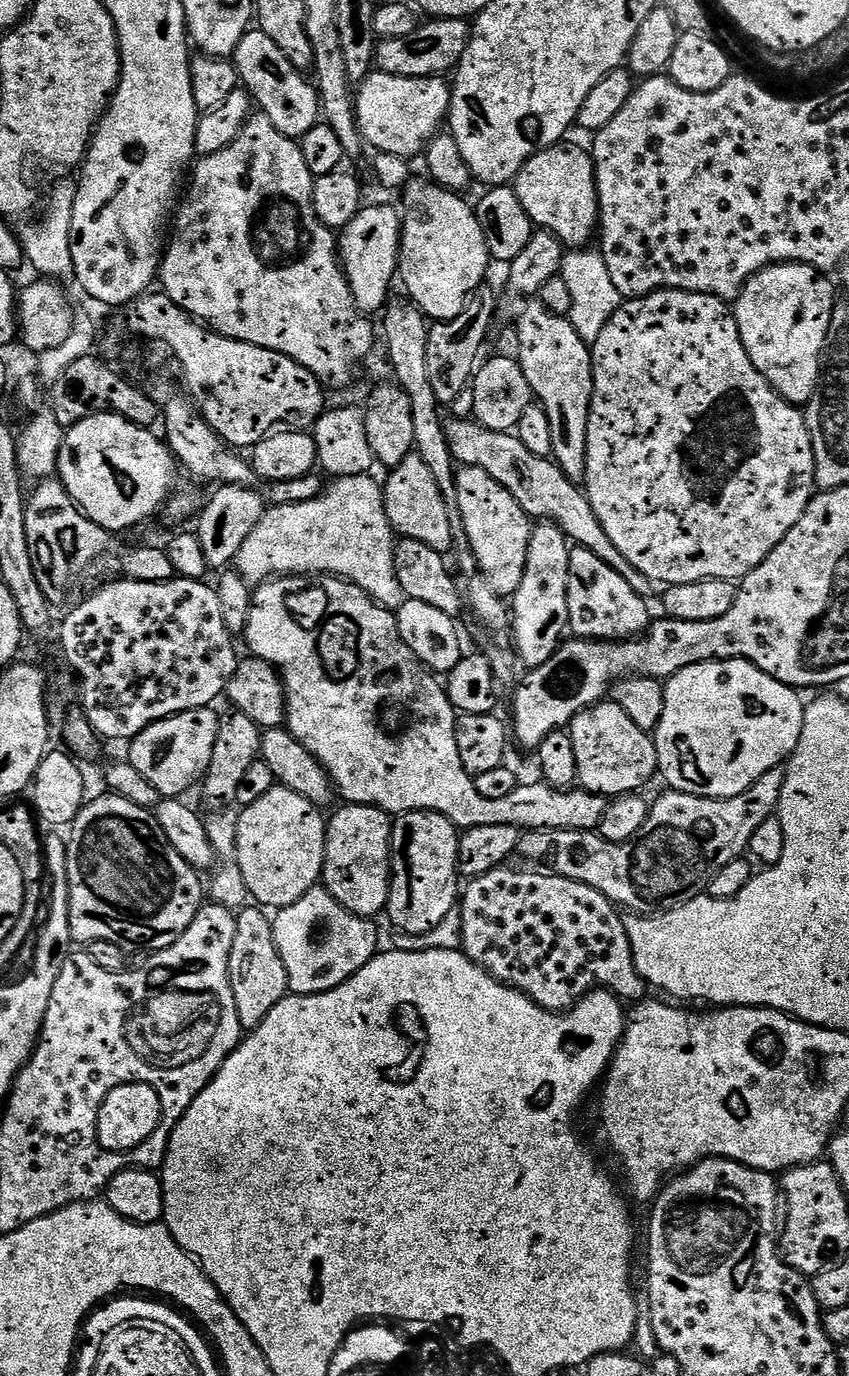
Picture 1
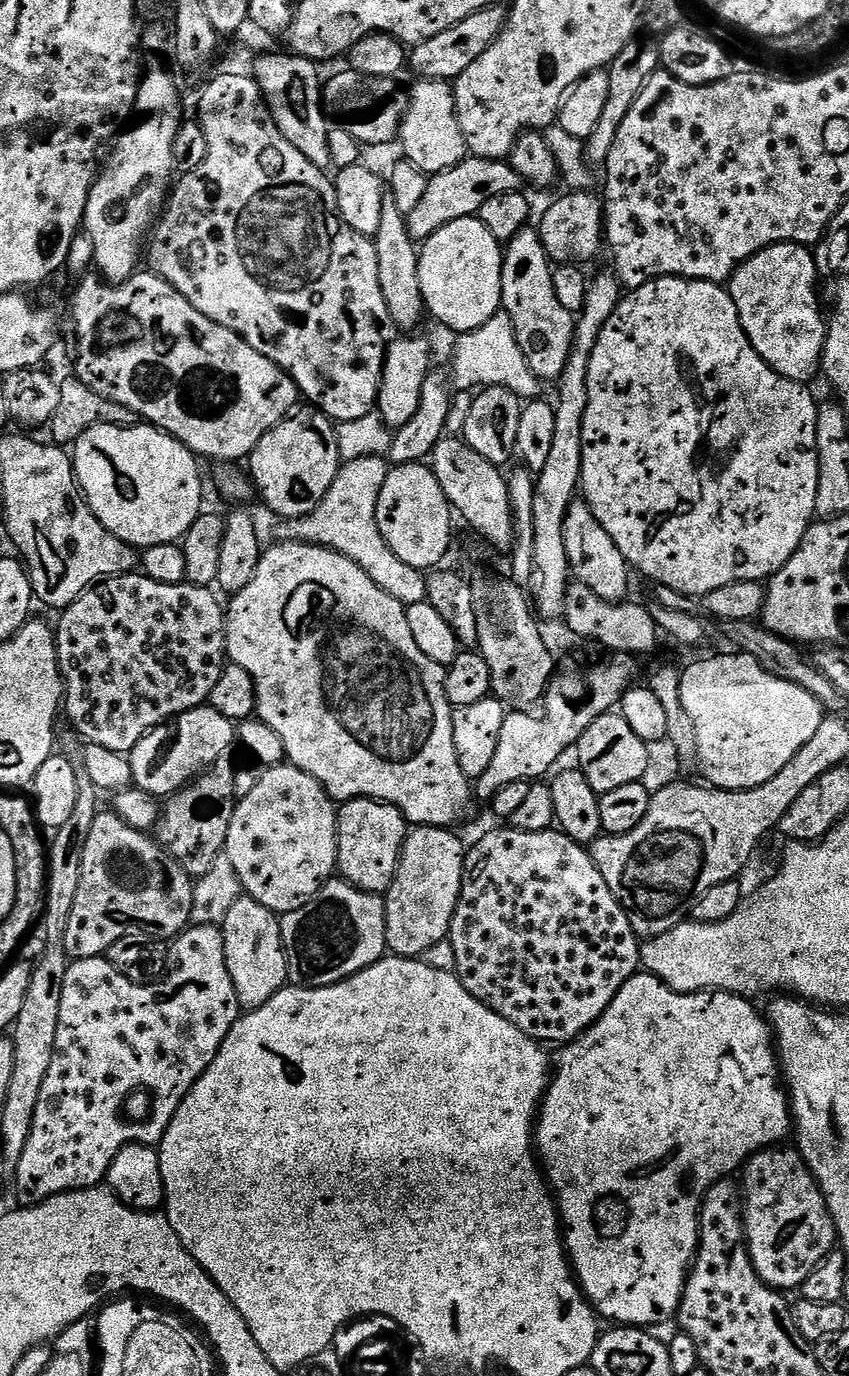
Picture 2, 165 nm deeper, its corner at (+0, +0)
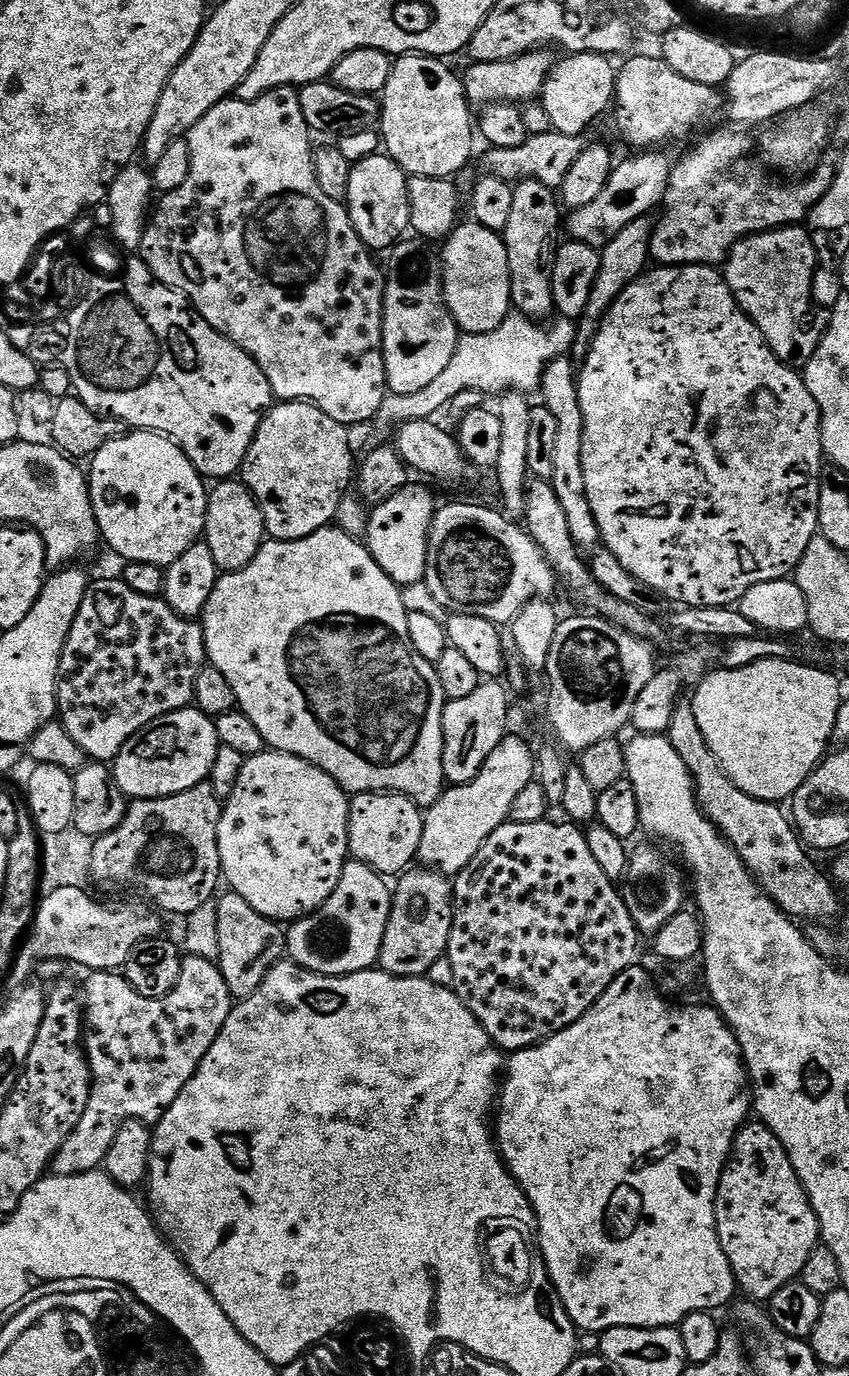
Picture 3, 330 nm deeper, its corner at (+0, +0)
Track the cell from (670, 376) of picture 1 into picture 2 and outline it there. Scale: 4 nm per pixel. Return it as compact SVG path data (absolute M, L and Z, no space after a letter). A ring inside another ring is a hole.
M661 276L659 280L651 280L649 284L643 284L640 288L631 289L621 299L620 305L610 314L606 326L602 326L602 334L598 338L598 346L594 346L594 354L590 358L590 370L588 371L588 405L582 422L582 474L580 483L582 485L582 499L588 509L602 522L602 530L614 538L618 550L622 550L625 560L633 569L636 568L644 576L649 576L649 581L657 584L670 586L670 590L681 592L683 596L703 598L710 595L714 590L722 586L730 586L734 582L746 582L747 580L767 581L800 548L802 538L808 533L810 525L816 516L816 499L818 498L818 478L820 477L820 459L816 449L816 414L818 411L818 400L812 397L811 387L808 384L799 384L782 374L778 374L764 361L754 350L750 338L742 330L742 322L738 318L738 306L734 306L731 291L727 287L715 284L709 280L683 280L680 276Z

